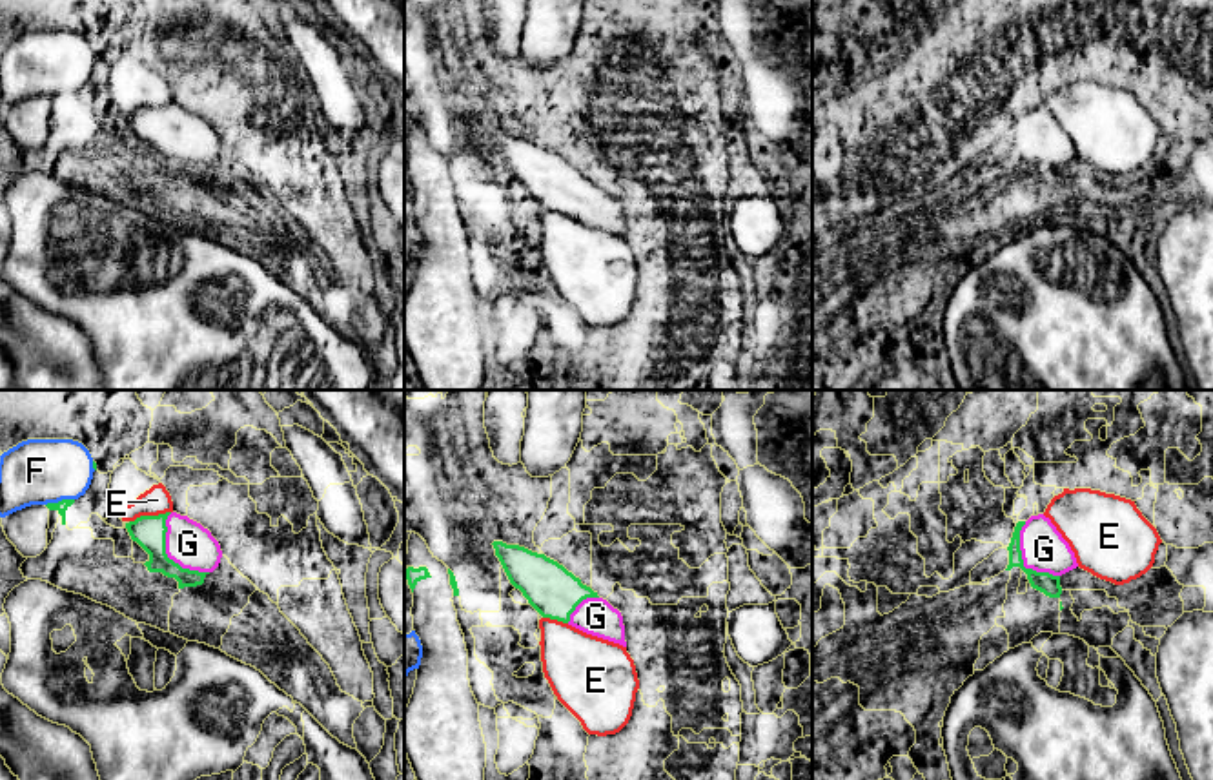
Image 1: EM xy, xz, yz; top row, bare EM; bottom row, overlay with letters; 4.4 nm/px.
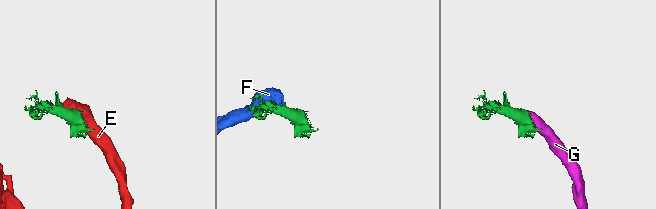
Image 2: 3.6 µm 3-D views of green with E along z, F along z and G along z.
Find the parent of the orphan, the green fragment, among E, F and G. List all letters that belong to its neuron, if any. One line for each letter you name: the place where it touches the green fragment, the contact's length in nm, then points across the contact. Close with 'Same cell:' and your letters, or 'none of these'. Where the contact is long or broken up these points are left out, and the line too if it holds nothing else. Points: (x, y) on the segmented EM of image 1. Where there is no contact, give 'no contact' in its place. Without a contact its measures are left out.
G: meets green in xy at (166, 554); contact 320 nm long
Same cell: G

